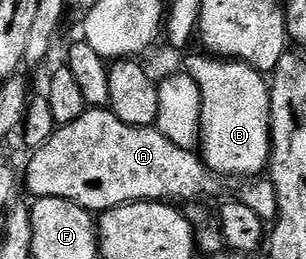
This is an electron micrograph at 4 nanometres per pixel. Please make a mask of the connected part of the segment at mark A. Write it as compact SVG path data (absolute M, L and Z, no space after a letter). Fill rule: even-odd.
M90 107L83 115L69 125L59 126L55 133L52 134L49 141L32 154L32 159L26 169L26 187L32 193L33 198L38 197L54 197L62 198L67 201L74 202L80 205L83 209L87 209L91 213L101 213L108 209L116 209L118 206L131 204L134 201L175 201L180 199L183 203L192 203L214 194L218 189L219 181L217 176L204 164L203 158L197 152L191 149L178 147L177 144L171 143L170 139L162 135L162 133L155 126L148 126L146 128L130 127L129 124L122 123L110 109L104 107Z

